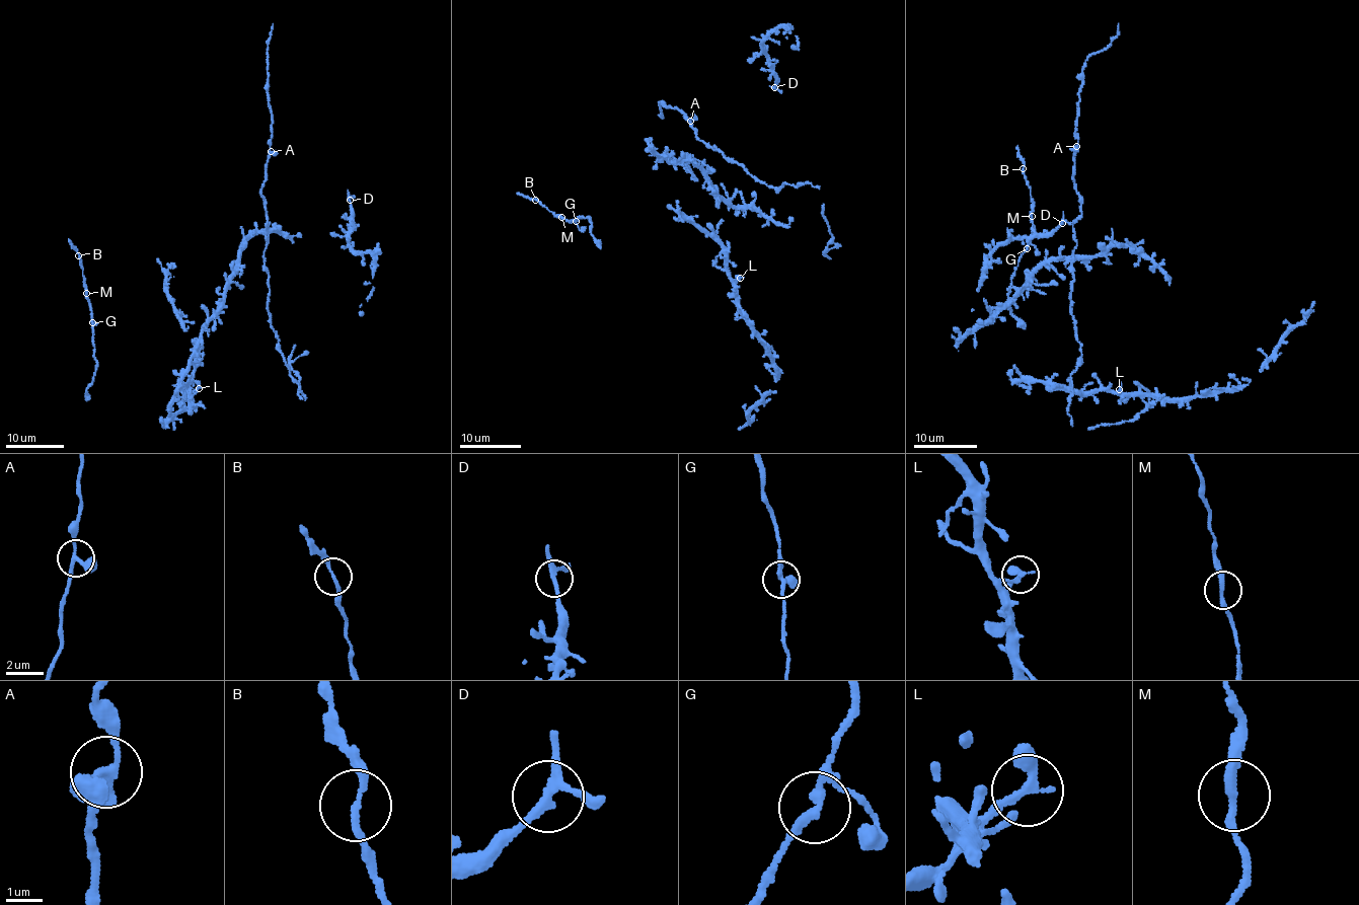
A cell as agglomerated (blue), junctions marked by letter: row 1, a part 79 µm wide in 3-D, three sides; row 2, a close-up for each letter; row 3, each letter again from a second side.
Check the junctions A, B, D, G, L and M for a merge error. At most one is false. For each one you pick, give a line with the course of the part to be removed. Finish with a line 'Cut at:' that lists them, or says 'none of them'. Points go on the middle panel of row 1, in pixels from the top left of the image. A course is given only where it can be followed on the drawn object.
Cut at: none of them

